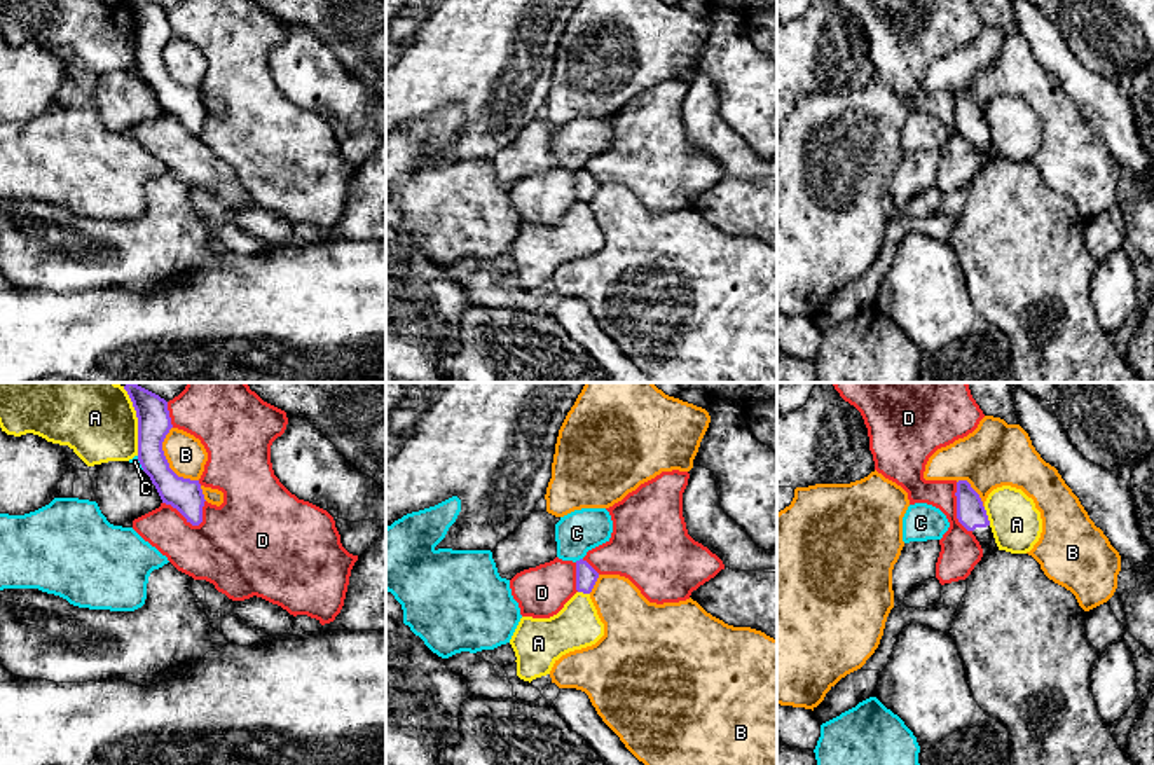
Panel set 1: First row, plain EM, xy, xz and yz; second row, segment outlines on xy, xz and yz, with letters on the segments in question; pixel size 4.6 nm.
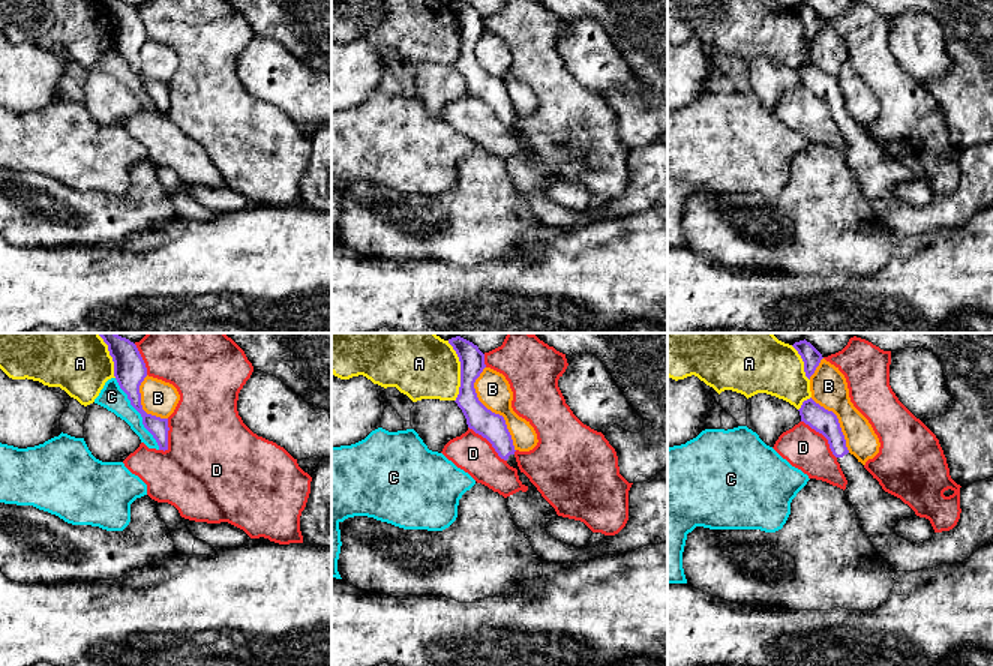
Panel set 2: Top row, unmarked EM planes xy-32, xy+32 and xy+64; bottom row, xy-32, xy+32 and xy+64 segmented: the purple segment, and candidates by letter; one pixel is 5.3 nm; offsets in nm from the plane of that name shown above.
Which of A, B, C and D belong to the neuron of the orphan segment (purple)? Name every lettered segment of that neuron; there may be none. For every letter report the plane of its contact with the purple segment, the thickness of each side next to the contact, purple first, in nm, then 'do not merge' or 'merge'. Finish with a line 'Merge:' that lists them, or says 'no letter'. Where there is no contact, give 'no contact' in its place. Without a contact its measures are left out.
A: contact in xy; calibres 160 and 360 nm; do not merge
B: contact in xy; calibres 160 and 180 nm; do not merge
C: contact in xz; calibres 100 and 200 nm; do not merge
D: contact in xy; calibres 150 and 340 nm; do not merge
Merge: no letter

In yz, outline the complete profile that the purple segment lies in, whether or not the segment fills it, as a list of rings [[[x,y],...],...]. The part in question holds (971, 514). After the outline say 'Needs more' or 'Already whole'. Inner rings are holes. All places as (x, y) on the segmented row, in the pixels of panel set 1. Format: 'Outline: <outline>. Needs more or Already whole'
Outline: [[[967,480],[957,482],[957,519],[971,531],[983,548],[983,555],[990,555],[999,550],[986,510],[979,494],[971,487]]]. Needs more

